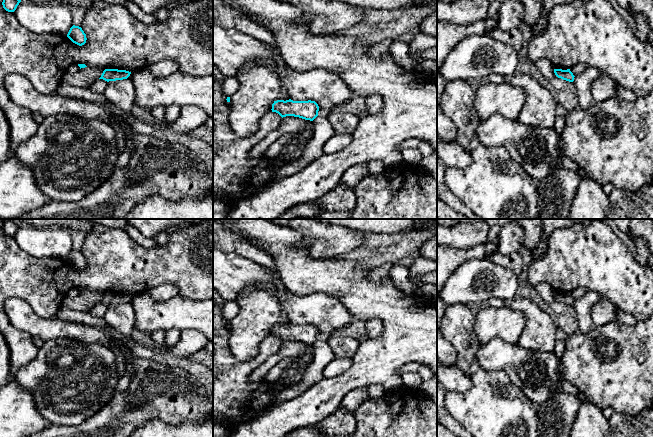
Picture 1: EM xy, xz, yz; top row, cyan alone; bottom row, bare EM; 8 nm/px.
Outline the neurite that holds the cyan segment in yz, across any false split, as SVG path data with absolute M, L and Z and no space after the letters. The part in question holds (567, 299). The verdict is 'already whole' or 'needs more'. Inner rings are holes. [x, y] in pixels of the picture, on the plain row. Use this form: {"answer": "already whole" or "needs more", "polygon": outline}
{"answer": "already whole", "polygon": "M554 293L554 297L558 302L561 302L563 304L573 306L574 305L574 299L570 295L570 293L562 294L562 293Z"}

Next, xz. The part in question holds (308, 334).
{"answer": "already whole", "polygon": "M277 324L272 328L272 336L278 337L282 342L286 340L299 341L313 345L318 340L319 330L315 325Z"}

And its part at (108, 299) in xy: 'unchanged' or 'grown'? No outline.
unchanged

